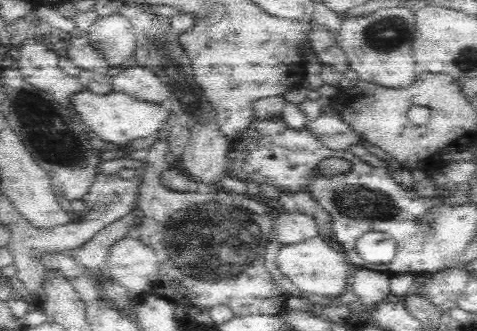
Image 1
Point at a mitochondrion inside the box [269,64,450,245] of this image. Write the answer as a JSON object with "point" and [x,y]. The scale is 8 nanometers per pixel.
{"point":[356,201]}

